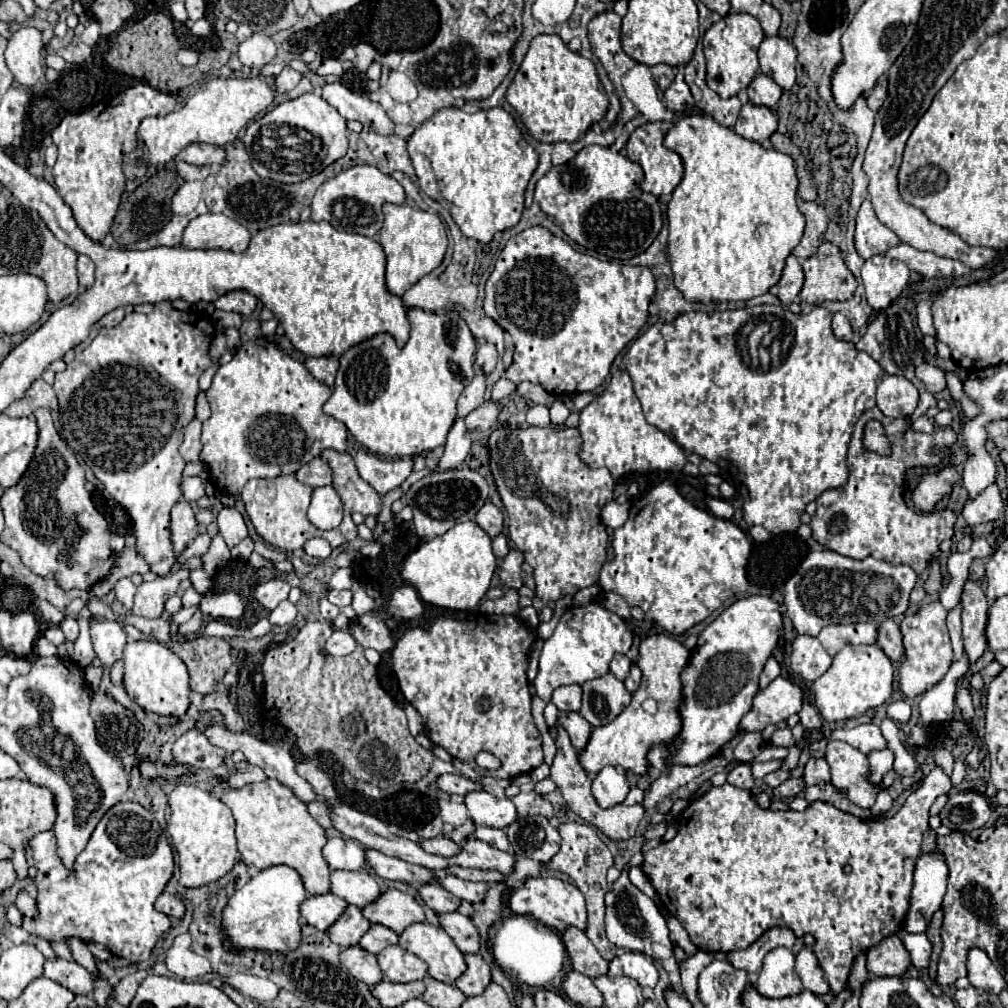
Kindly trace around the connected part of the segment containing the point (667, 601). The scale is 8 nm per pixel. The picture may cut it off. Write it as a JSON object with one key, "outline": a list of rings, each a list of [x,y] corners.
{"outline":[[[671,482],[657,484],[651,492],[631,504],[629,520],[613,532],[611,548],[613,560],[605,562],[601,568],[601,588],[605,592],[617,592],[629,602],[629,606],[639,606],[647,620],[657,622],[673,636],[679,636],[703,622],[721,608],[725,600],[743,594],[749,588],[745,572],[751,554],[749,538],[733,522],[721,520],[687,502]]]}

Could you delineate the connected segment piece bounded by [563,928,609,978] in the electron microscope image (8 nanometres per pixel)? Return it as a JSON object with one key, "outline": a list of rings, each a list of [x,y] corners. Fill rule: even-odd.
{"outline":[[[569,928],[563,934],[563,942],[567,946],[569,958],[577,972],[581,972],[589,978],[599,978],[599,976],[607,974],[607,970],[609,970],[607,960],[603,960],[603,956],[597,952],[597,948],[585,936],[585,932],[581,932],[577,928]]]}

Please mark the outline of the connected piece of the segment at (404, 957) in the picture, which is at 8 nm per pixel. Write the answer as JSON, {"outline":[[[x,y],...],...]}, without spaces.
{"outline":[[[387,946],[377,954],[383,976],[391,982],[415,982],[427,976],[427,966],[415,954],[409,954],[401,946]]]}

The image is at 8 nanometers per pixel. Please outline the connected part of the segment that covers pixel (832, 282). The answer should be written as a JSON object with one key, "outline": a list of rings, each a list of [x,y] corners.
{"outline":[[[823,242],[817,254],[803,262],[803,270],[805,284],[799,298],[809,306],[819,306],[827,300],[843,302],[857,288],[855,276],[845,266],[839,248],[829,242]]]}

